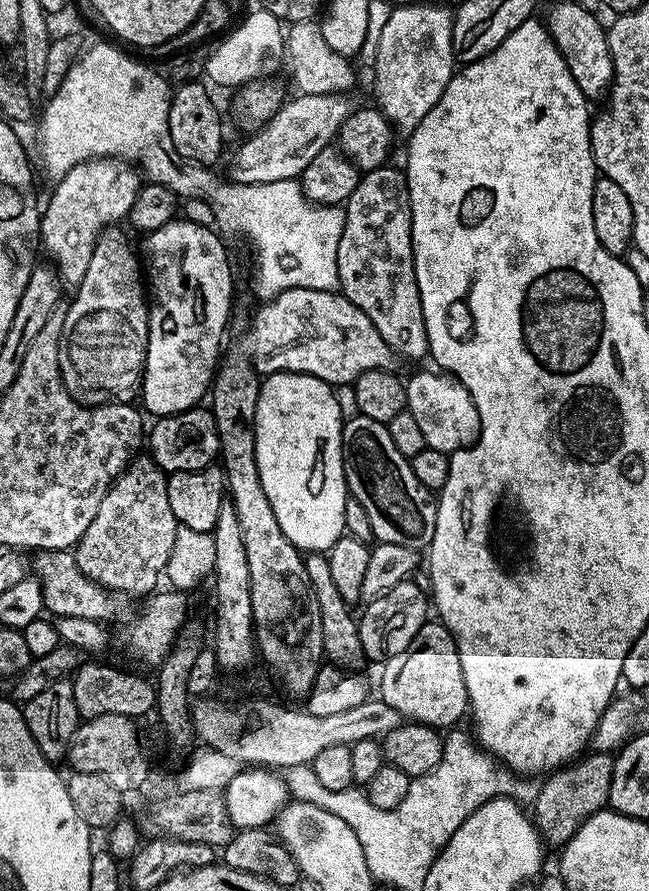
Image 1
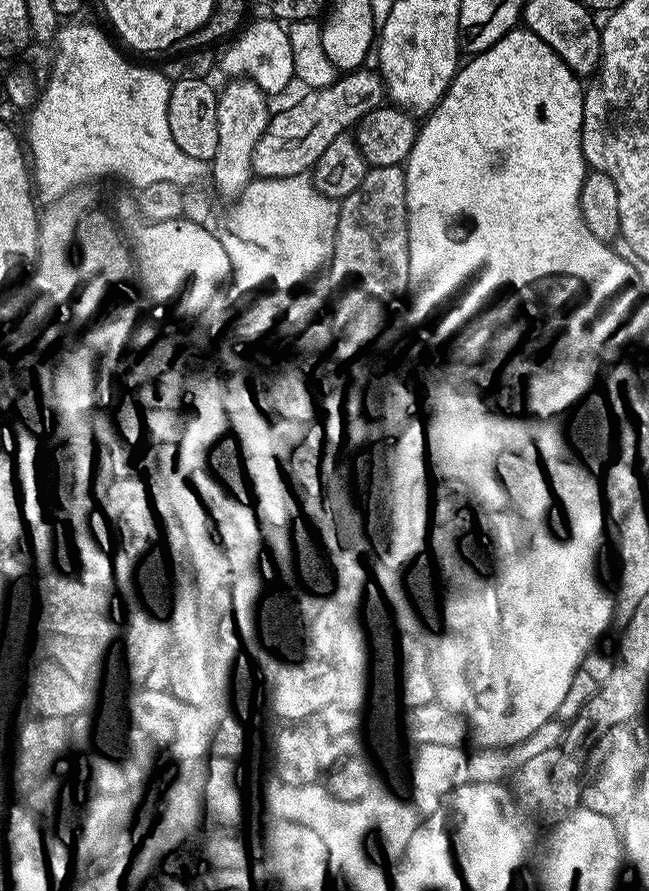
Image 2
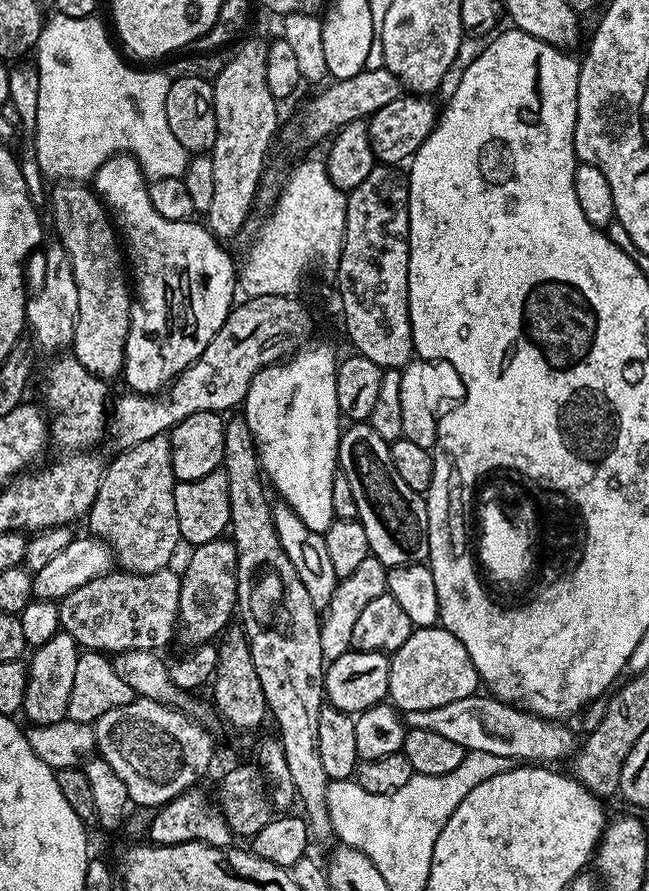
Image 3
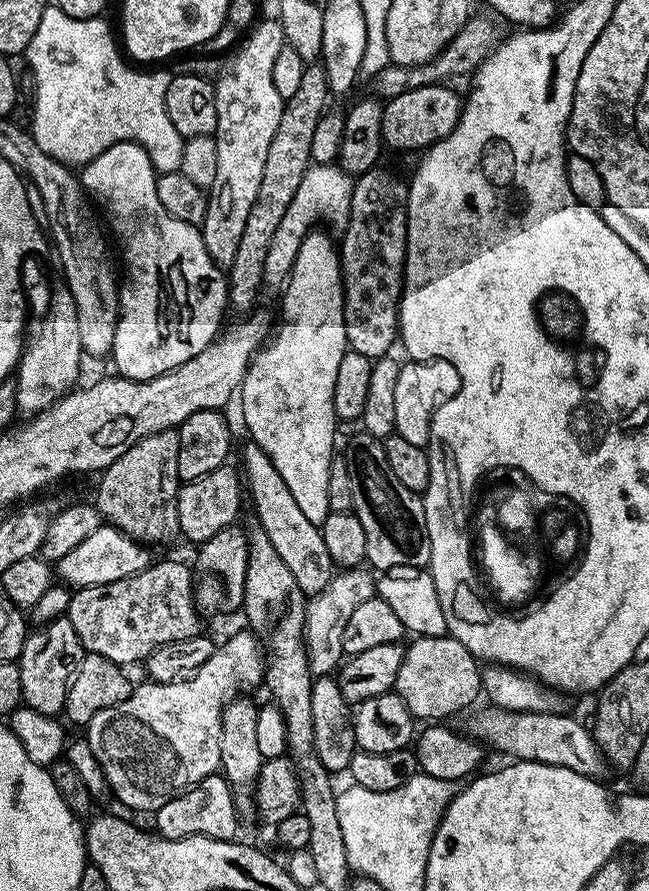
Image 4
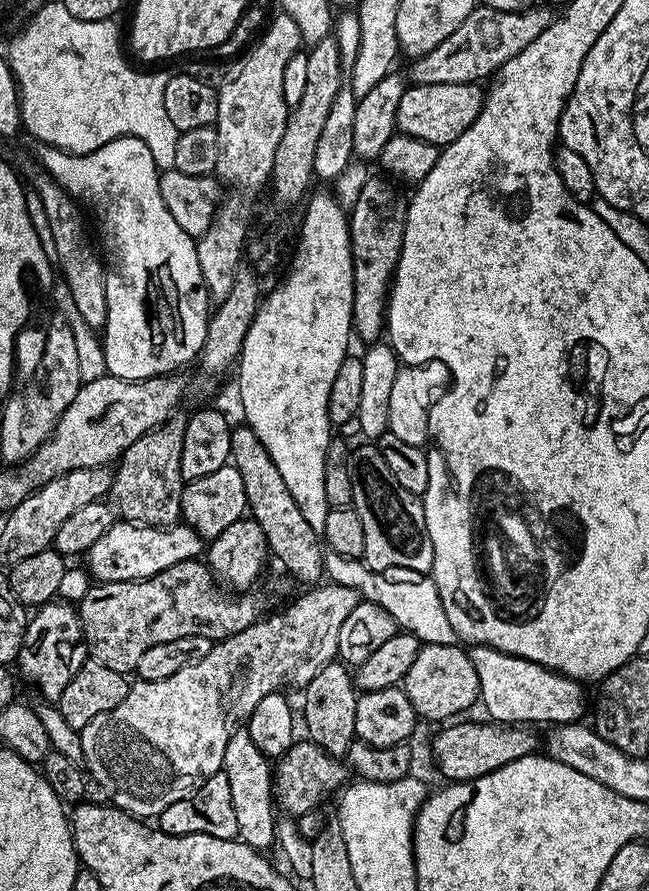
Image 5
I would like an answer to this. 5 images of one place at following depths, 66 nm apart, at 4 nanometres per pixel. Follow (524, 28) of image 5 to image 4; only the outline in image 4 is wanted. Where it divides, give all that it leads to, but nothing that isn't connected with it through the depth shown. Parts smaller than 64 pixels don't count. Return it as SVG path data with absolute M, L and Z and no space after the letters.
M476 15L469 17L462 30L457 32L447 47L428 63L419 64L418 67L398 67L393 64L384 67L372 80L372 84L375 84L378 92L376 94L381 99L389 100L406 93L407 90L418 89L419 86L443 83L450 80L452 76L464 74L468 76L475 73L486 58L497 49L504 36L496 26L497 21L492 20Z

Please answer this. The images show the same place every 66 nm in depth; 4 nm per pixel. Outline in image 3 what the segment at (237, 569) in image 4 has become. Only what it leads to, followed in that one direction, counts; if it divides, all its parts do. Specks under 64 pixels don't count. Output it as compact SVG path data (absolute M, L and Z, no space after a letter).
M220 537L210 542L195 545L186 568L182 570L179 590L179 621L177 641L191 650L217 639L231 623L236 612L237 596L237 548L231 539Z

